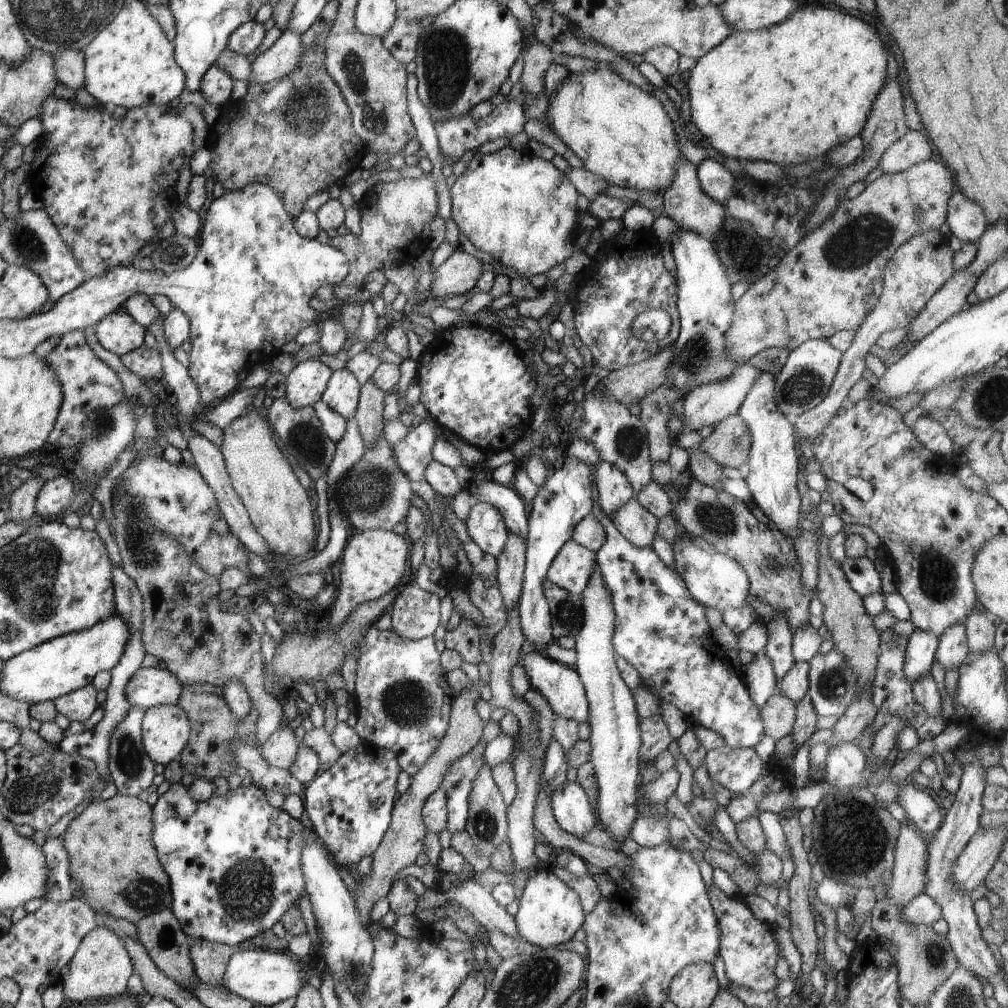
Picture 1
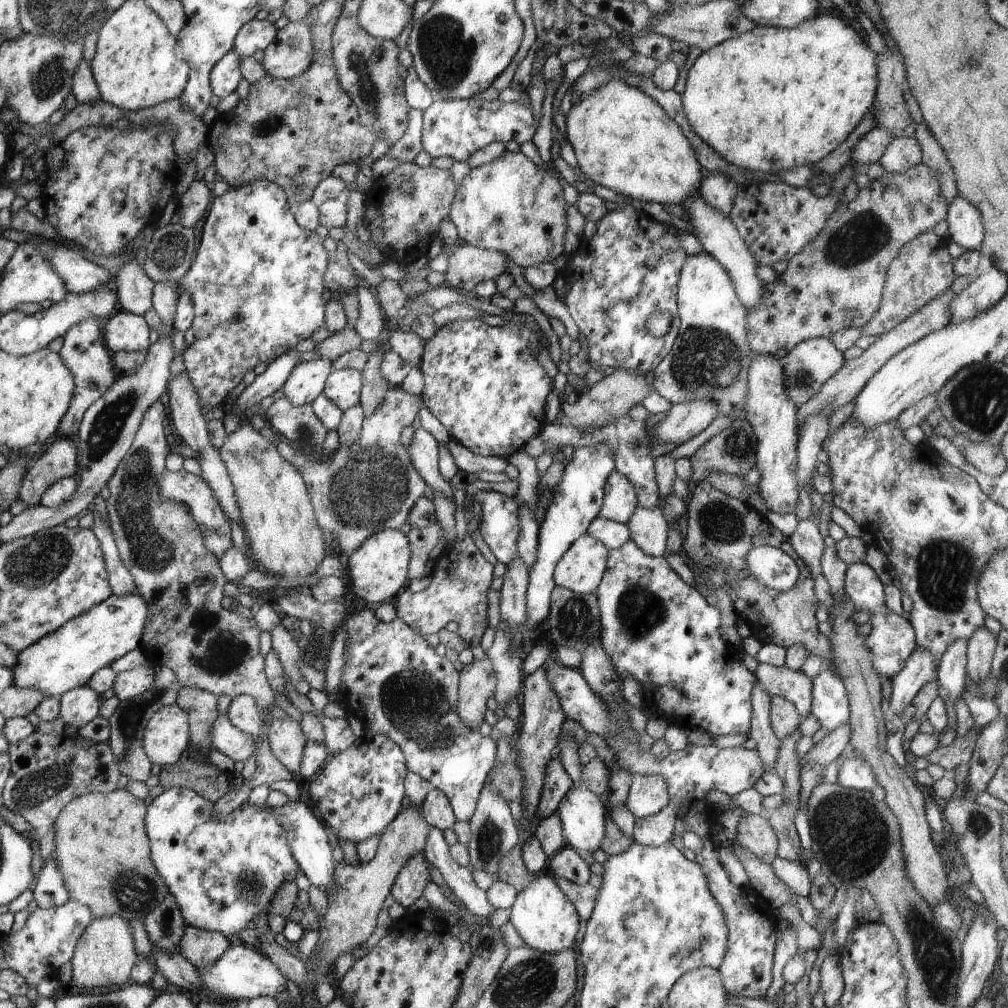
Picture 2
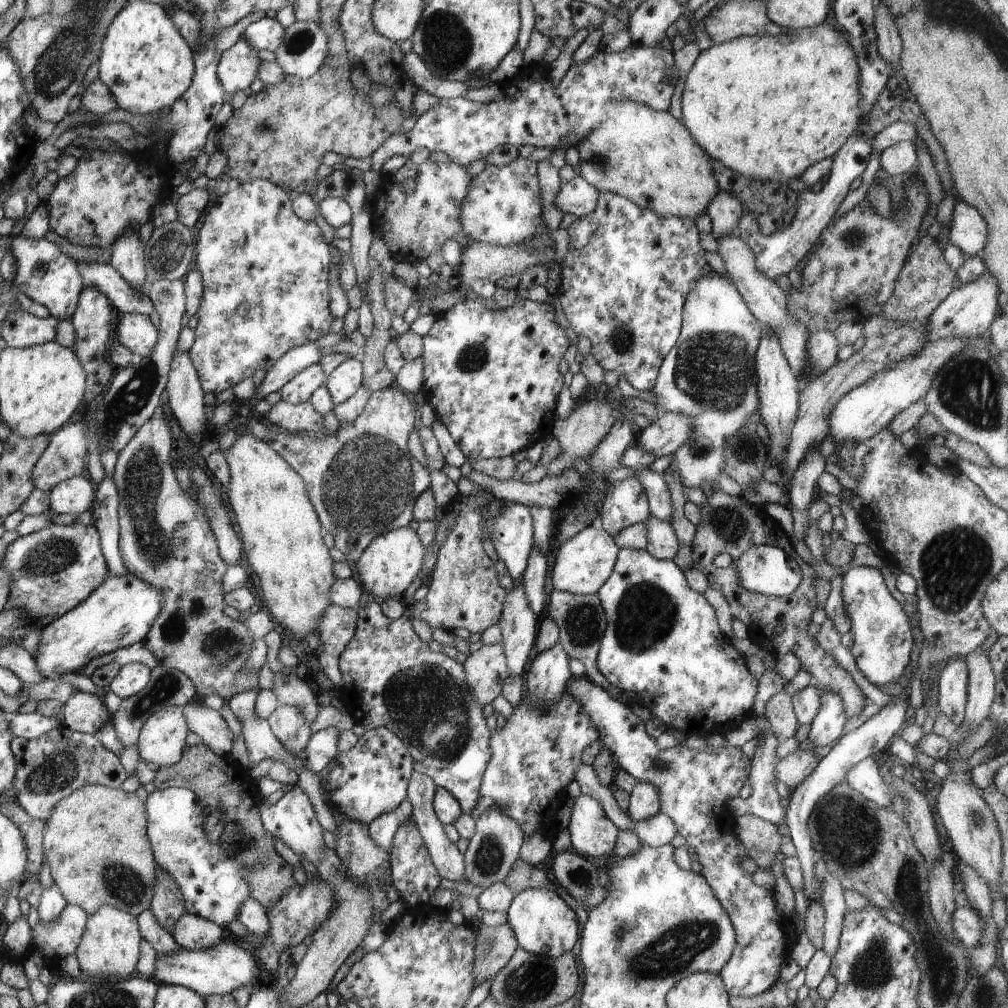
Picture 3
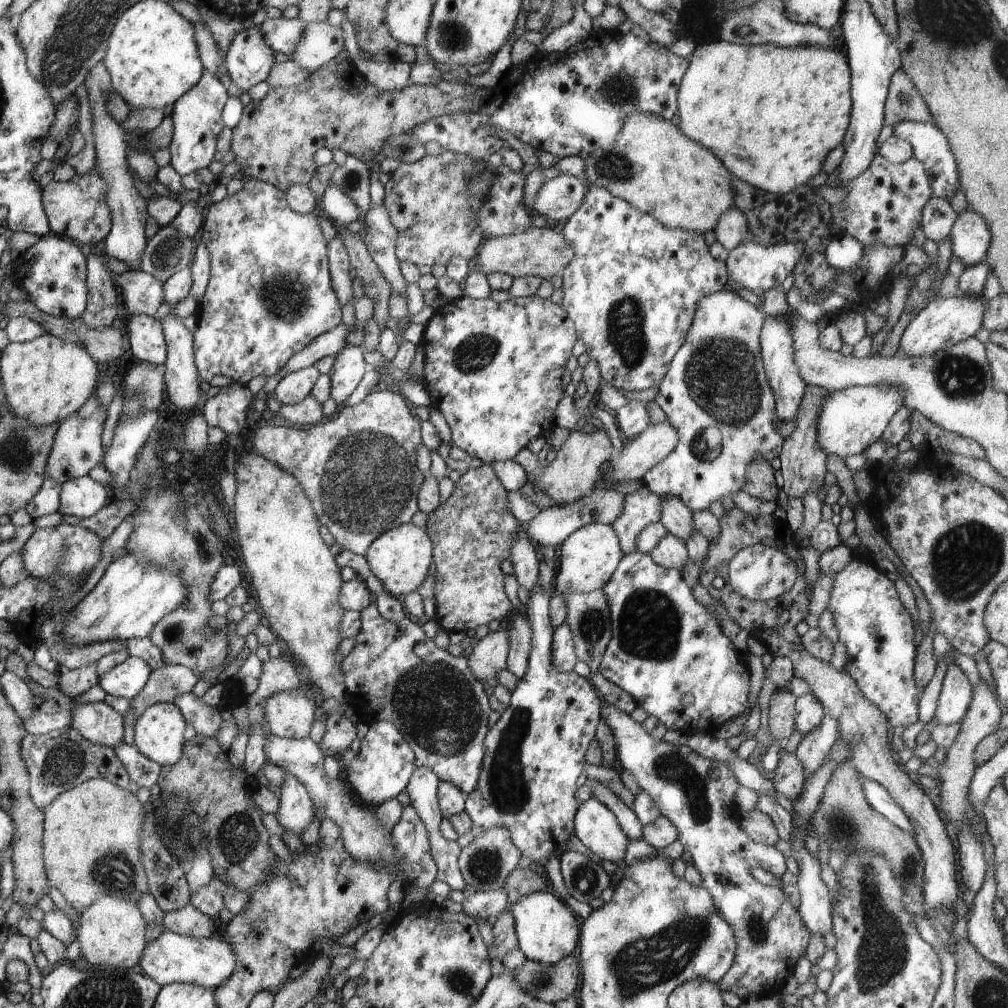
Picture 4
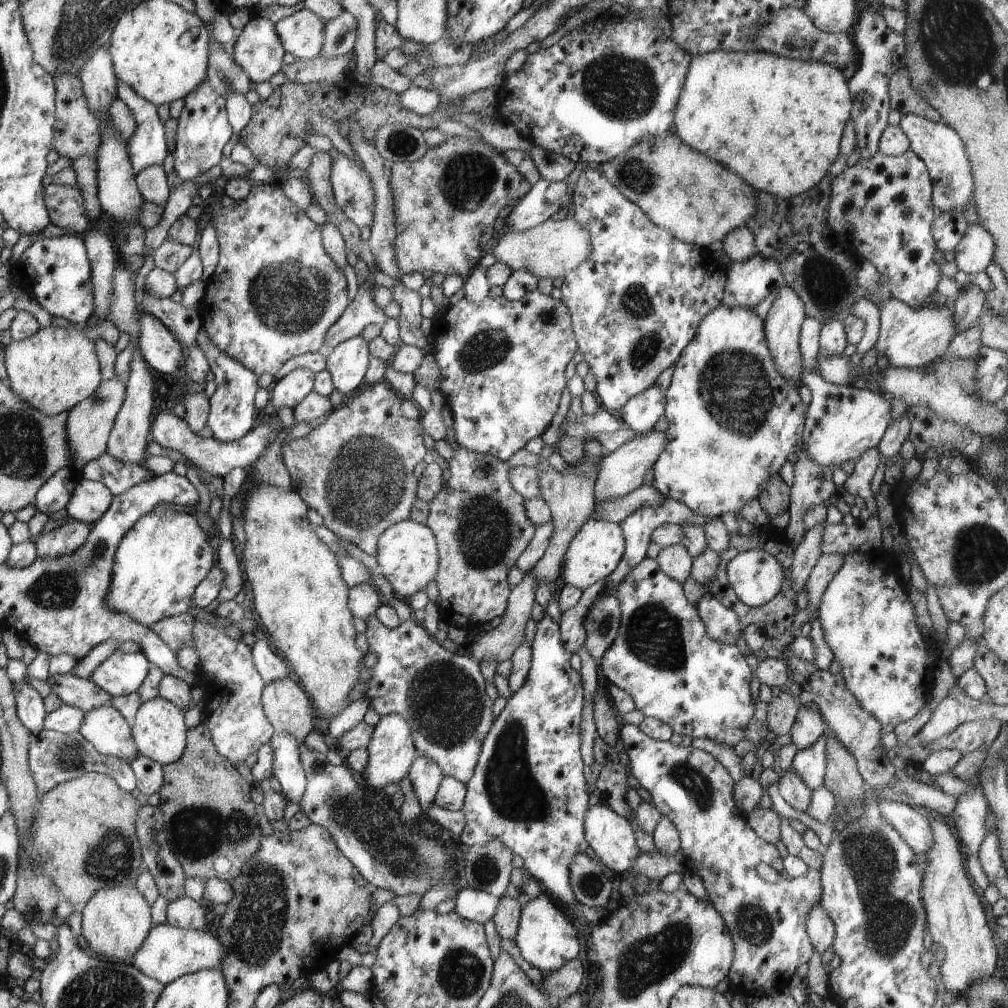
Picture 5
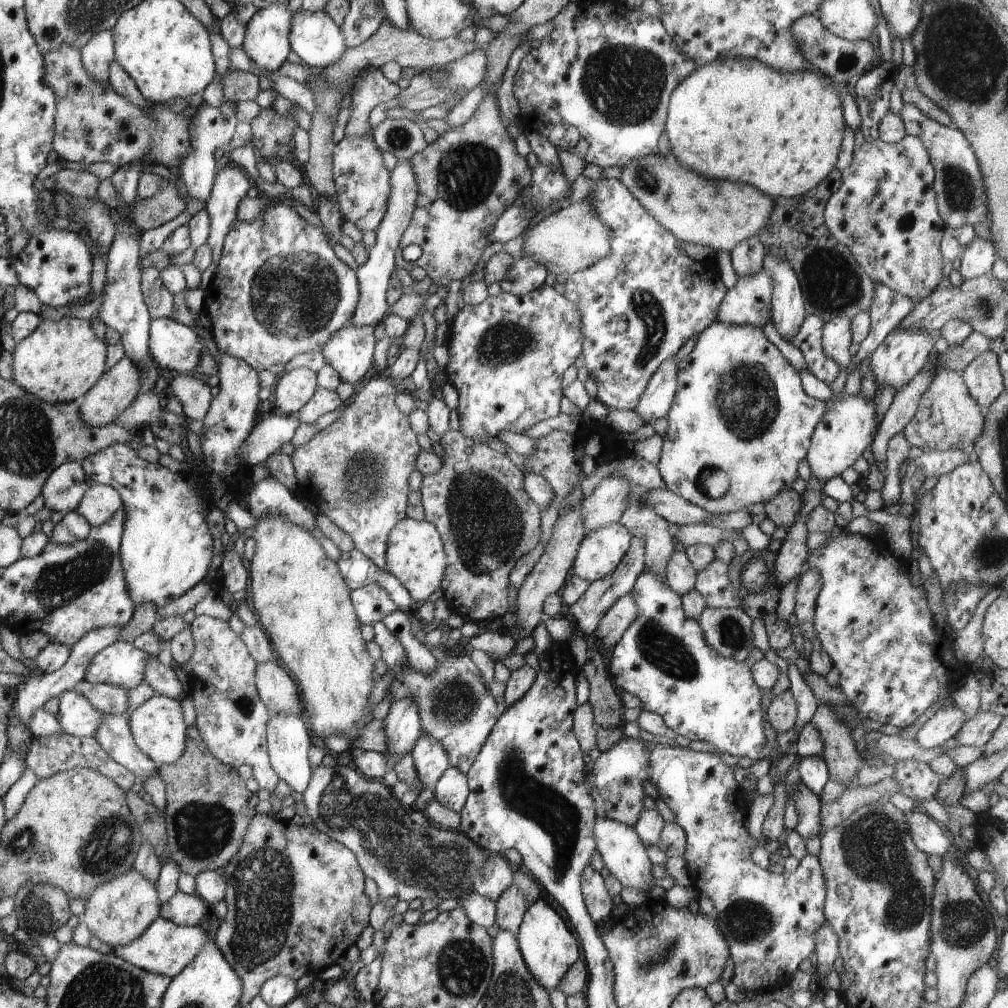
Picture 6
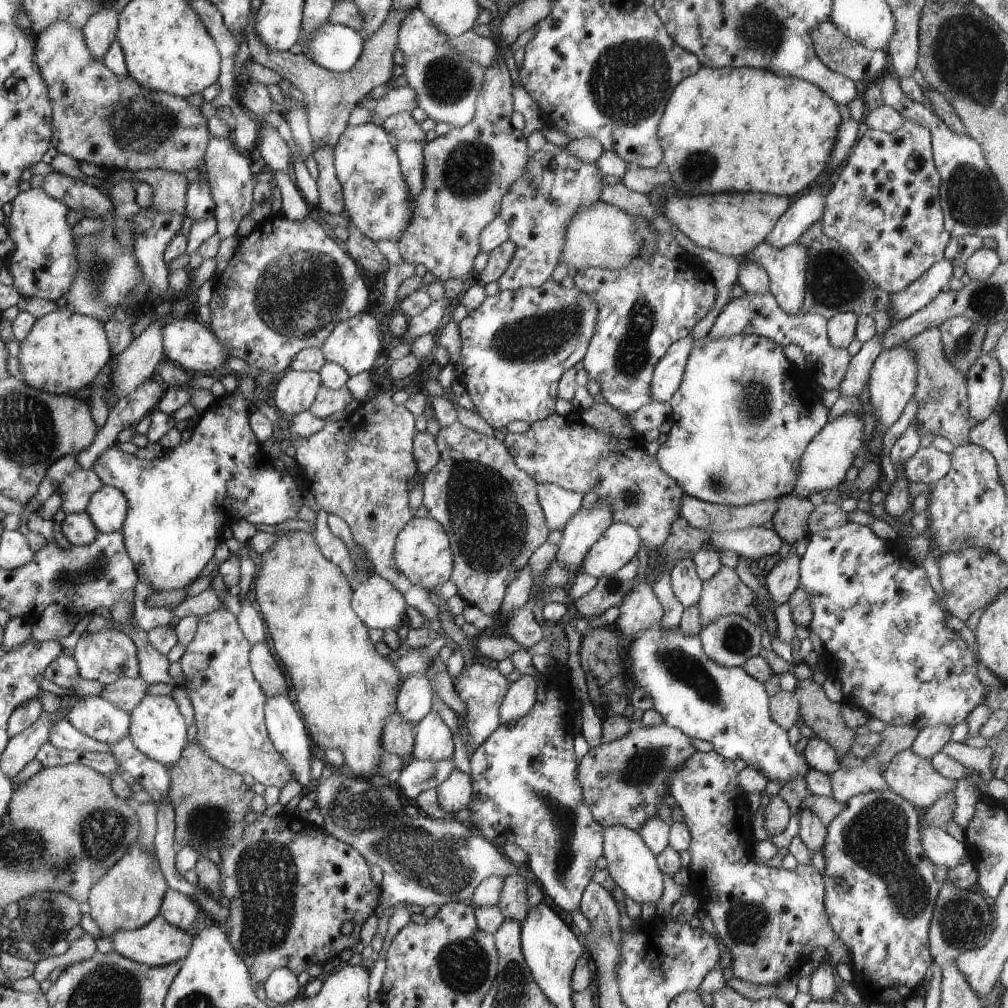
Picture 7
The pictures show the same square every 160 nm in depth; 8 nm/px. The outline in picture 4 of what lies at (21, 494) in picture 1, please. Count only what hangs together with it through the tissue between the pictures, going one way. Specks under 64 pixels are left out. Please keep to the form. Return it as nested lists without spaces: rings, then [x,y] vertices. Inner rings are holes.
[[[97,396],[90,399],[80,410],[70,415],[68,419],[59,424],[56,440],[48,460],[46,477],[63,485],[66,481],[78,479],[88,475],[96,464],[103,462],[104,448],[102,448],[102,428],[104,428],[106,412],[98,406]]]

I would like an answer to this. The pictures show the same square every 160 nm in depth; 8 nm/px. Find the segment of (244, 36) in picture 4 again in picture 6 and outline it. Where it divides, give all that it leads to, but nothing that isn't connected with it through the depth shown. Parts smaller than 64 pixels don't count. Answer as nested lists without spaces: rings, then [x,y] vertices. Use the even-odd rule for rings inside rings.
[[[270,5],[257,9],[248,22],[241,47],[264,73],[276,73],[286,62],[292,50],[289,36],[294,14],[287,5]]]

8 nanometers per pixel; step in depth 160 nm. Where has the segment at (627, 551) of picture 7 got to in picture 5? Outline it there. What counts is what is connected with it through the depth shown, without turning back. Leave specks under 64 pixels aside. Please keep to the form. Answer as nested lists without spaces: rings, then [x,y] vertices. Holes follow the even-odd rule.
[[[588,519],[570,541],[558,585],[566,584],[583,591],[592,583],[605,579],[618,566],[625,549],[625,538],[619,524]]]

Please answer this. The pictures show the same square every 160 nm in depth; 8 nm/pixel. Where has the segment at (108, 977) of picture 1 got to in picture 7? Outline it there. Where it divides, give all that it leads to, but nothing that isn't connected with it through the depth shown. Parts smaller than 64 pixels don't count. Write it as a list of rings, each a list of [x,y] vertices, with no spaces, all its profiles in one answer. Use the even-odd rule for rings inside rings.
[[[136,840],[106,876],[94,884],[87,900],[89,913],[103,936],[111,937],[118,929],[133,931],[161,914],[161,904],[169,889],[168,878],[161,871],[155,854],[145,853]]]

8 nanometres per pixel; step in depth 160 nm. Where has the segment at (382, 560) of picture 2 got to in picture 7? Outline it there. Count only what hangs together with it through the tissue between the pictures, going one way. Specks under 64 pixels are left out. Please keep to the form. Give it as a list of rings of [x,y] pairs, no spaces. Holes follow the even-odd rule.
[[[412,517],[397,536],[395,546],[397,568],[419,587],[438,590],[452,574],[454,555],[445,528],[432,517]]]

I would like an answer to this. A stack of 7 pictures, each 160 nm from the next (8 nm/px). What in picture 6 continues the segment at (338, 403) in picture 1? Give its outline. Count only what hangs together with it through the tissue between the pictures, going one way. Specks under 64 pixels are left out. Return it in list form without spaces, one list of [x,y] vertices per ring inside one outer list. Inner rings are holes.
[[[349,322],[330,338],[322,351],[342,383],[358,386],[366,372],[372,370],[374,346],[374,327],[359,327]]]

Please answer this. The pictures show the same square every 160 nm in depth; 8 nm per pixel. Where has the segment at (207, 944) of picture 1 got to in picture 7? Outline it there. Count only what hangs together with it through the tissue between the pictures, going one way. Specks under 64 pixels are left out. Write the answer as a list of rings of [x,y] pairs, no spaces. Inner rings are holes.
[[[172,889],[166,891],[161,904],[161,915],[170,924],[185,931],[192,926],[201,911],[202,908],[194,898]]]

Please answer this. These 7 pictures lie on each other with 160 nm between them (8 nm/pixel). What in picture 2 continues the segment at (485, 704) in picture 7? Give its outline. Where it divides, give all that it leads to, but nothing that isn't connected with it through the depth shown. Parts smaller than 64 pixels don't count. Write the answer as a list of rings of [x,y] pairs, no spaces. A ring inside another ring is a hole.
[[[367,606],[360,612],[352,614],[352,616],[350,616],[350,618],[345,622],[343,628],[347,632],[347,641],[345,642],[345,665],[341,678],[342,683],[344,682],[346,685],[346,692],[343,700],[346,712],[352,714],[352,716],[355,716],[358,720],[361,720],[365,733],[370,735],[386,735],[387,737],[390,737],[390,740],[393,740],[398,746],[400,746],[405,753],[409,773],[419,774],[423,779],[431,782],[433,788],[442,791],[443,794],[448,797],[457,821],[469,821],[470,817],[476,810],[476,805],[482,787],[489,780],[490,772],[493,770],[495,756],[497,753],[497,744],[495,740],[490,738],[490,736],[484,737],[480,735],[479,731],[469,729],[467,725],[458,718],[457,700],[460,673],[456,668],[454,668],[454,662],[448,660],[445,656],[443,657],[438,655],[435,648],[429,645],[418,631],[410,628],[410,625],[407,625],[401,618],[396,617],[389,623],[378,620],[375,615],[374,607],[371,606]]]

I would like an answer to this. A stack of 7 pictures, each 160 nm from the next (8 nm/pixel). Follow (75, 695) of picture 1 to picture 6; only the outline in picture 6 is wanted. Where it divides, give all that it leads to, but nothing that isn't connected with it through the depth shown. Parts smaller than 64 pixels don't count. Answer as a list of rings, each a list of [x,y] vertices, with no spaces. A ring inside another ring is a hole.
[[[107,714],[93,734],[98,744],[118,763],[143,781],[159,772],[158,766],[133,740],[126,714]]]

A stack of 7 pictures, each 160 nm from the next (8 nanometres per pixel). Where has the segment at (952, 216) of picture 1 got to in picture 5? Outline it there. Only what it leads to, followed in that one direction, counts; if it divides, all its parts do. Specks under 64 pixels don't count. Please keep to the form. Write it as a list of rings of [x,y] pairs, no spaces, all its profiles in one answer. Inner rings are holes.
[[[971,223],[954,250],[958,270],[976,274],[993,262],[994,240],[980,224]]]

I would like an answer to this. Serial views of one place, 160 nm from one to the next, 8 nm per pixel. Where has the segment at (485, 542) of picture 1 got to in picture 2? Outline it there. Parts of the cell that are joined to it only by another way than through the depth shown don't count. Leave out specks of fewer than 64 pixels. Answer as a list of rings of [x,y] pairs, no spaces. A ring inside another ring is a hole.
[[[480,489],[472,500],[477,500],[481,506],[482,516],[478,524],[484,542],[497,560],[507,565],[518,555],[520,523],[516,500],[495,491]]]

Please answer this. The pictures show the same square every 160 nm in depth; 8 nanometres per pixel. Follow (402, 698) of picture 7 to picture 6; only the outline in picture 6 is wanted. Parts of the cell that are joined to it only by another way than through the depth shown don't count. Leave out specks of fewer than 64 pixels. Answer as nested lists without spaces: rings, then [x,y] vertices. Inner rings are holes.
[[[402,699],[391,704],[389,712],[384,720],[385,738],[387,749],[382,753],[389,760],[390,764],[396,764],[403,756],[410,755],[416,741],[423,734],[421,718],[418,705],[410,699]]]

